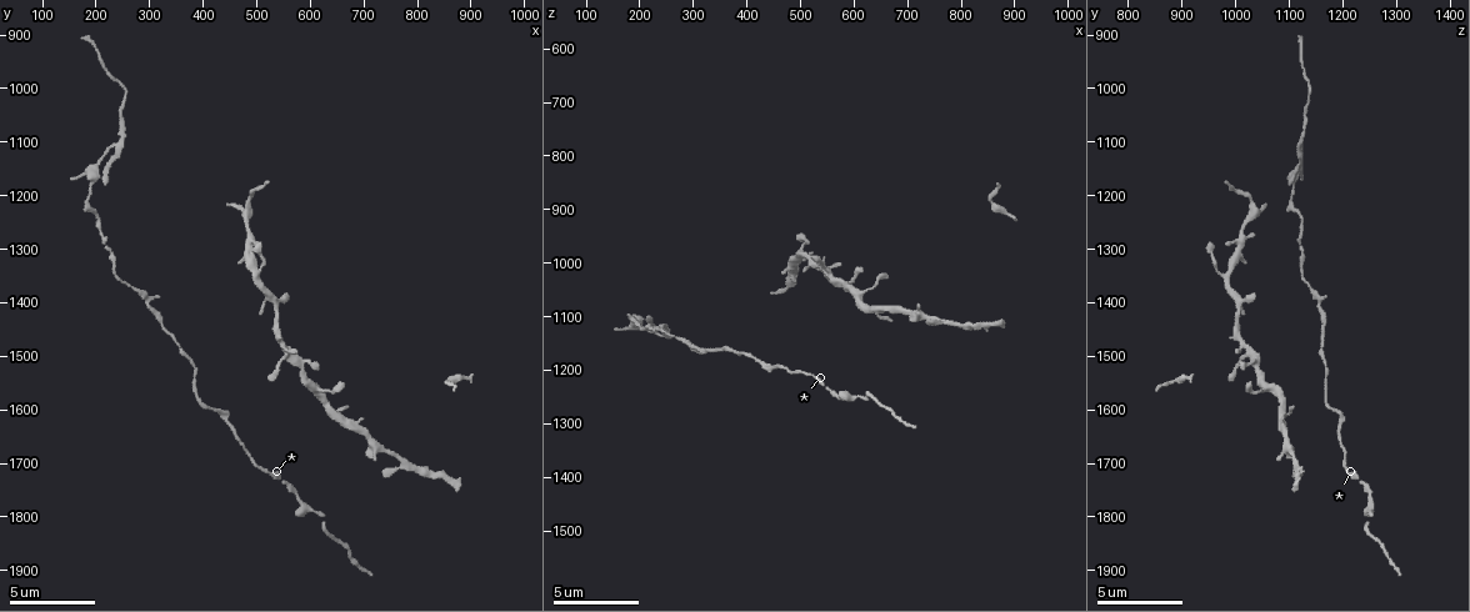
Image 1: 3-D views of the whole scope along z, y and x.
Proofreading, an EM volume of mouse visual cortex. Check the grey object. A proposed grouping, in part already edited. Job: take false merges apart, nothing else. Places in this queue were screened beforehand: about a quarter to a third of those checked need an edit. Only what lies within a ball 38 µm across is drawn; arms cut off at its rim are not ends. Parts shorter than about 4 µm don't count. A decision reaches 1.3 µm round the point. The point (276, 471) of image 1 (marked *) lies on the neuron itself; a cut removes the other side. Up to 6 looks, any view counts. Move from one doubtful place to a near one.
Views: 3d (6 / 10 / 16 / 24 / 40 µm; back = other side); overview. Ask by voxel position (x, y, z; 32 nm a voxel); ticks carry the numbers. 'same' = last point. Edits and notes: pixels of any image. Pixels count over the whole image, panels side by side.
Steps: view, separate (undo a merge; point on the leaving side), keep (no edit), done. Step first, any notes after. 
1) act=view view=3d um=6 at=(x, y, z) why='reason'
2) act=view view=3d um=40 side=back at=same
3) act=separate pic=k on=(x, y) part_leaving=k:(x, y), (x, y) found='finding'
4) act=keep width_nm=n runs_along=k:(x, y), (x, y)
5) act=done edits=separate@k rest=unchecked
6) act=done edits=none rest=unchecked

act=view view=3d um=6 at=(615, 1555, 1055) why='two arms in line, one across'

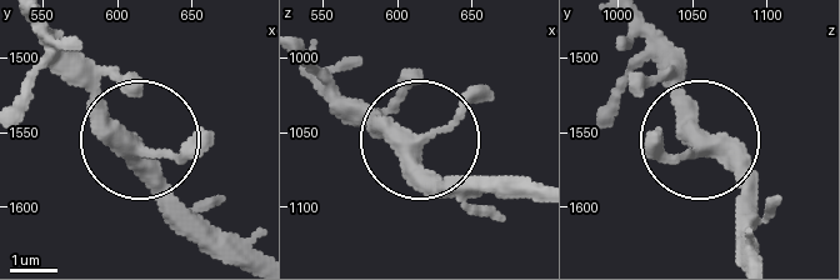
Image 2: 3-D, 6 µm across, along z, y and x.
act=view view=3d um=6 side=back at=(614, 1562, 1056)

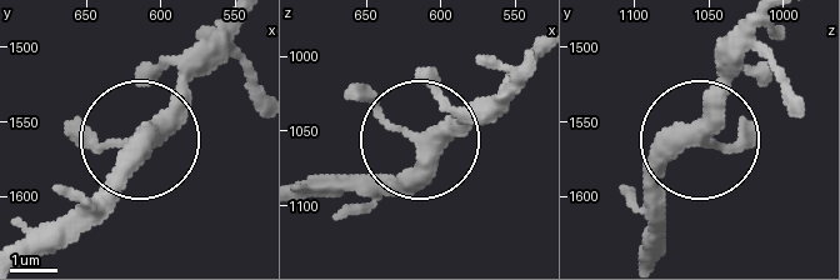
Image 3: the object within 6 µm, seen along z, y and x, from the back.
act=keep width_nm=330 found='one neuron here'

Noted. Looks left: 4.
act=view view=3d um=10 at=(285, 1390, 1150) why='thick turns thin'

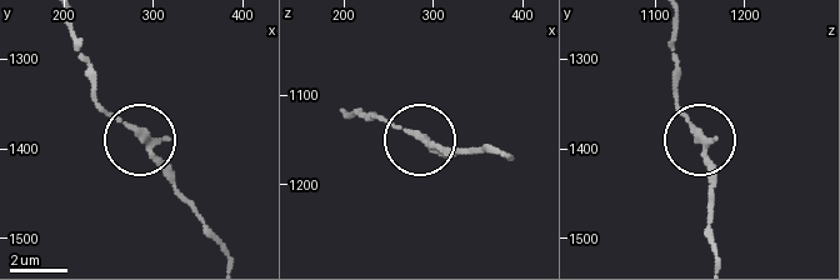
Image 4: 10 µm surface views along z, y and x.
act=keep runs_along=4:(228, 253), (165, 166), (94, 90) found='one neuron here'

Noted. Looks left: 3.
act=view view=3d um=16 at=(485, 1220, 1035) why='three arms meet'

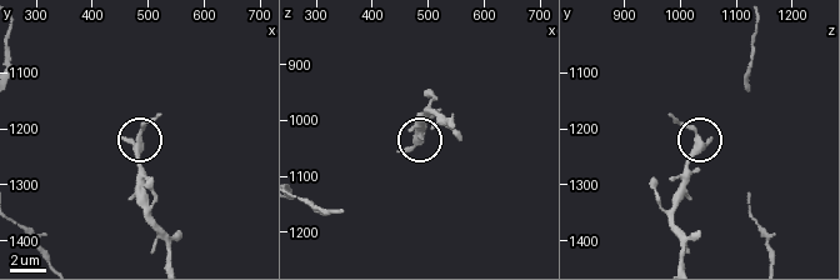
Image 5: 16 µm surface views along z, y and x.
act=keep width_nm=280 found='one neuron here'

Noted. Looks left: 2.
act=done edits=none rest=unchecked

